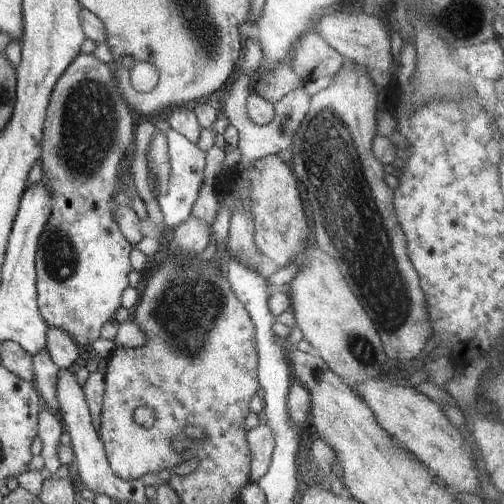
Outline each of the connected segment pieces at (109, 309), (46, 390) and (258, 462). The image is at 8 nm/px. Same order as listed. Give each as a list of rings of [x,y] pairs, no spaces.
[[[80,52],[58,79],[58,82],[50,95],[50,102],[48,103],[46,111],[43,126],[43,141],[41,144],[42,180],[51,195],[51,213],[47,224],[44,225],[43,233],[40,234],[35,254],[35,269],[37,272],[37,301],[42,318],[49,327],[61,328],[64,332],[67,332],[77,344],[81,344],[82,346],[90,345],[94,340],[101,338],[100,330],[102,330],[102,326],[104,326],[104,323],[108,322],[108,320],[113,319],[116,310],[121,307],[122,292],[128,288],[128,274],[133,270],[130,259],[128,258],[133,246],[125,240],[119,226],[116,224],[114,210],[118,208],[118,205],[114,203],[112,198],[114,196],[116,182],[120,180],[121,167],[125,158],[124,150],[132,144],[132,140],[135,138],[133,133],[135,126],[131,108],[124,100],[120,89],[117,87],[112,66],[103,63],[98,58],[94,57],[94,54],[89,55]]]
[[[40,351],[32,356],[32,360],[35,376],[34,387],[44,406],[57,414],[59,409],[56,398],[56,381],[59,368],[52,362],[46,351]]]
[[[267,422],[246,433],[251,458],[251,482],[256,483],[267,473],[275,447],[275,436]]]

